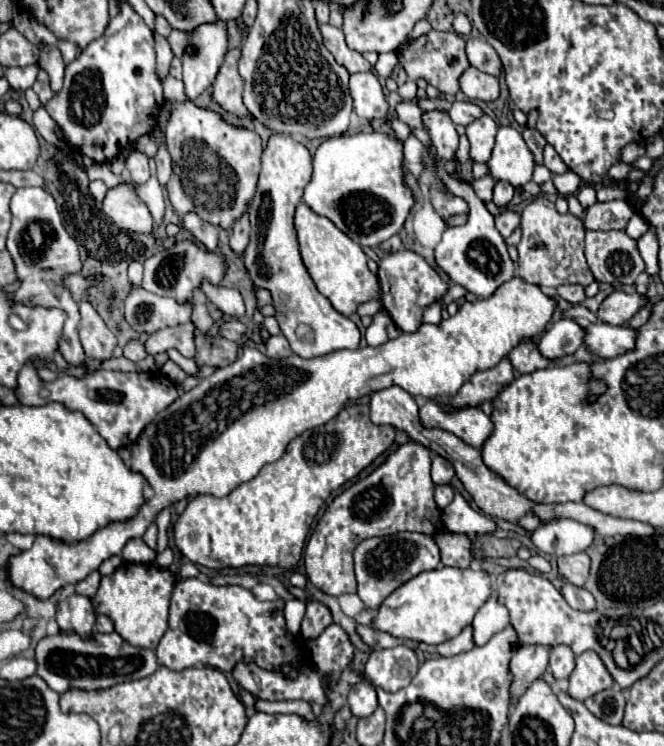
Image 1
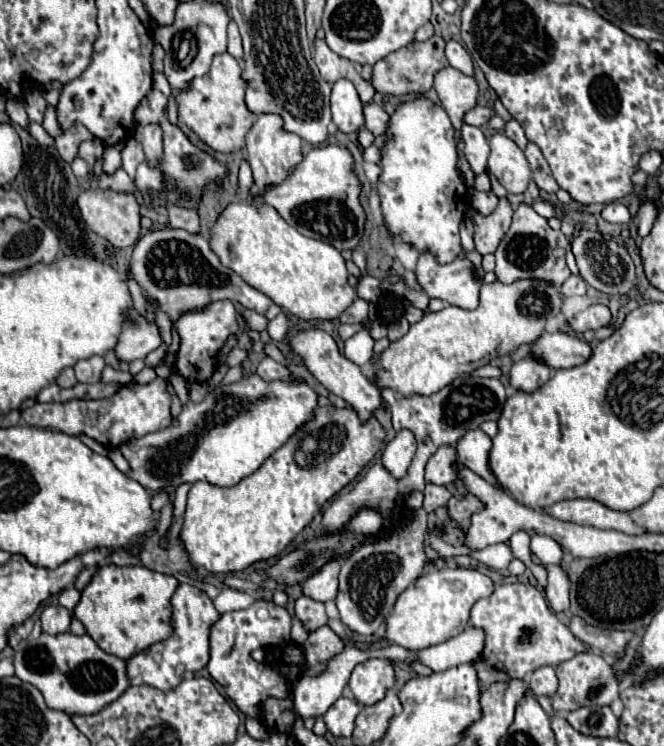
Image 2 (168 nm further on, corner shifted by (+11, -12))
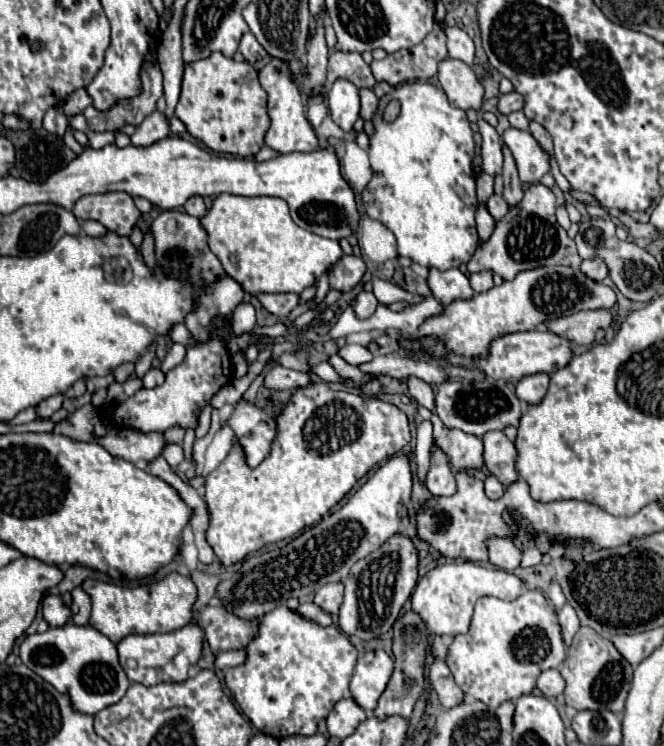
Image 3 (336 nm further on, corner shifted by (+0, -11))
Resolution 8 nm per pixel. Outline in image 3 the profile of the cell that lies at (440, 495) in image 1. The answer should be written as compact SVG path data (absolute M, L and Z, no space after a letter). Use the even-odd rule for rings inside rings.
M434 447L434 453L430 459L432 459L432 465L430 465L430 471L426 475L428 491L436 497L454 495L456 493L456 479L454 479L450 465L448 465L446 455L438 447Z

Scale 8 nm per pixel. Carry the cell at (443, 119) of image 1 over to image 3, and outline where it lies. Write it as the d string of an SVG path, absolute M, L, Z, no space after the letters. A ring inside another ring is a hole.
M404 83L396 89L392 89L388 95L384 95L380 99L380 107L378 107L378 113L374 115L374 129L376 133L370 137L370 163L372 163L372 171L374 171L374 177L372 181L368 183L366 191L364 191L364 207L366 207L366 213L372 217L372 219L378 219L382 221L396 237L396 243L398 243L398 255L400 257L410 257L414 263L418 265L426 265L426 267L436 267L440 271L446 271L446 269L452 269L452 267L460 267L462 263L468 263L470 257L474 255L476 251L476 245L478 245L478 233L476 233L476 223L474 223L474 213L476 213L476 207L478 207L478 199L476 199L476 181L474 181L474 173L472 173L472 159L474 159L474 139L472 139L472 129L470 129L470 123L468 123L468 117L462 109L454 107L448 97L444 95L442 89L430 85L430 83ZM396 99L400 101L400 115L394 119L394 121L384 121L384 109L386 105Z

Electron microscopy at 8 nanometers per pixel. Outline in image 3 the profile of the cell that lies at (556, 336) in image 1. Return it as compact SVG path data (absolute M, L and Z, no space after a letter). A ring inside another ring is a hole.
M546 373L526 375L518 381L516 395L518 395L518 399L522 399L526 403L540 403L540 399L548 391L548 383L550 383L550 375L546 375Z

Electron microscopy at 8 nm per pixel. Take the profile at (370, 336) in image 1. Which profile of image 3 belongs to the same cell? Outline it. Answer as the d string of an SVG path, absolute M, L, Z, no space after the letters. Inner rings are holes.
M346 345L338 353L350 365L362 365L362 363L370 363L374 359L374 353L364 345Z

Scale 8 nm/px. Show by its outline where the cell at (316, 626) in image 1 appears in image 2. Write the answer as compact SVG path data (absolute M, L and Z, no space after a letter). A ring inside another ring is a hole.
M301 596L295 604L295 616L305 624L305 628L309 632L321 628L327 624L327 612L325 612L325 604L317 602L309 596Z

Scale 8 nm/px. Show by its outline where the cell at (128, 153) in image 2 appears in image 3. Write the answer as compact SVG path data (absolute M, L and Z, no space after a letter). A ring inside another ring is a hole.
M154 111L152 115L148 115L148 119L144 119L142 125L138 125L138 129L130 137L130 141L134 147L148 147L148 145L152 145L168 135L170 135L170 127L168 127L164 113Z

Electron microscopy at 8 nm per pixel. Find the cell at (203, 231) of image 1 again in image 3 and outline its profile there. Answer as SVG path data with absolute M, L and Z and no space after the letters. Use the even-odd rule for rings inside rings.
M192 197L192 199L188 199L188 203L184 205L184 209L186 209L188 215L198 217L198 219L206 215L206 205L204 205L204 199L202 199L202 197Z

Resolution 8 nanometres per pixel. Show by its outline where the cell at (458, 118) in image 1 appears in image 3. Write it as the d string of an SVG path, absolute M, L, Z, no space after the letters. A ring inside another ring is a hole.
M512 91L508 95L500 95L500 99L498 99L498 111L502 115L510 115L512 111L520 111L522 105L524 105L524 101L516 91Z

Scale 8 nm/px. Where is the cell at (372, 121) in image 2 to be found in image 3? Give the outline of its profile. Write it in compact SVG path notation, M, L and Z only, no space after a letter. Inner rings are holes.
M360 89L360 99L362 99L360 117L362 117L364 121L372 121L372 117L376 115L376 109L378 109L378 97L374 95L374 91Z

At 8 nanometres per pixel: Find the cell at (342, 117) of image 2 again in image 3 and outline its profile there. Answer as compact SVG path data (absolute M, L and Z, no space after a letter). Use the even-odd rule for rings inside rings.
M338 79L328 93L328 109L334 123L338 123L344 131L352 131L358 111L360 111L360 91L348 79Z

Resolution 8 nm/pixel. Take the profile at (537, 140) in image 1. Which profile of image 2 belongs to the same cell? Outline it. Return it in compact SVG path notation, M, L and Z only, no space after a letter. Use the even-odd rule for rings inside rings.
M509 120L505 122L505 136L509 136L519 148L525 148L527 146L527 138L525 138L525 132L521 128L521 124L517 120Z

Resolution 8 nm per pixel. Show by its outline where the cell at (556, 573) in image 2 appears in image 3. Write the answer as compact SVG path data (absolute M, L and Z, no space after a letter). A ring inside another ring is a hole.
M566 603L566 605L558 611L558 619L560 619L560 627L562 627L564 641L566 641L566 645L570 645L574 633L576 633L578 627L580 627L580 621L578 621L578 617L576 617L576 611L572 609L570 603Z

